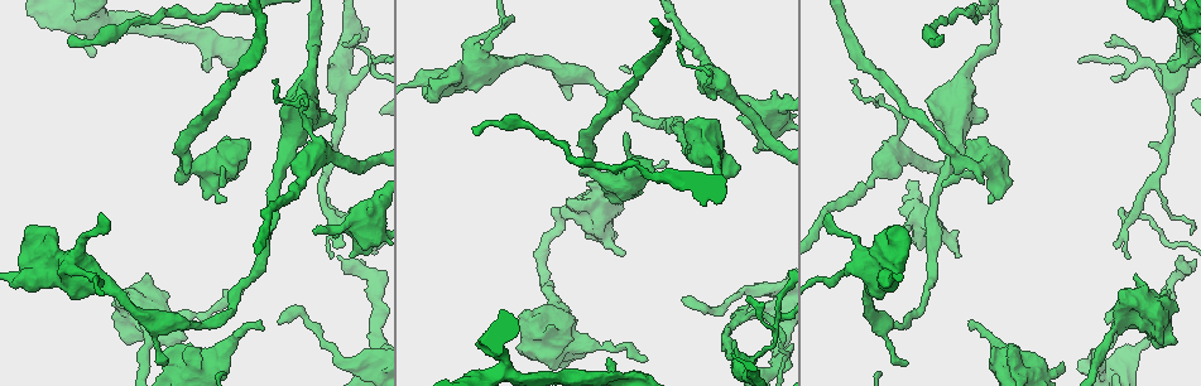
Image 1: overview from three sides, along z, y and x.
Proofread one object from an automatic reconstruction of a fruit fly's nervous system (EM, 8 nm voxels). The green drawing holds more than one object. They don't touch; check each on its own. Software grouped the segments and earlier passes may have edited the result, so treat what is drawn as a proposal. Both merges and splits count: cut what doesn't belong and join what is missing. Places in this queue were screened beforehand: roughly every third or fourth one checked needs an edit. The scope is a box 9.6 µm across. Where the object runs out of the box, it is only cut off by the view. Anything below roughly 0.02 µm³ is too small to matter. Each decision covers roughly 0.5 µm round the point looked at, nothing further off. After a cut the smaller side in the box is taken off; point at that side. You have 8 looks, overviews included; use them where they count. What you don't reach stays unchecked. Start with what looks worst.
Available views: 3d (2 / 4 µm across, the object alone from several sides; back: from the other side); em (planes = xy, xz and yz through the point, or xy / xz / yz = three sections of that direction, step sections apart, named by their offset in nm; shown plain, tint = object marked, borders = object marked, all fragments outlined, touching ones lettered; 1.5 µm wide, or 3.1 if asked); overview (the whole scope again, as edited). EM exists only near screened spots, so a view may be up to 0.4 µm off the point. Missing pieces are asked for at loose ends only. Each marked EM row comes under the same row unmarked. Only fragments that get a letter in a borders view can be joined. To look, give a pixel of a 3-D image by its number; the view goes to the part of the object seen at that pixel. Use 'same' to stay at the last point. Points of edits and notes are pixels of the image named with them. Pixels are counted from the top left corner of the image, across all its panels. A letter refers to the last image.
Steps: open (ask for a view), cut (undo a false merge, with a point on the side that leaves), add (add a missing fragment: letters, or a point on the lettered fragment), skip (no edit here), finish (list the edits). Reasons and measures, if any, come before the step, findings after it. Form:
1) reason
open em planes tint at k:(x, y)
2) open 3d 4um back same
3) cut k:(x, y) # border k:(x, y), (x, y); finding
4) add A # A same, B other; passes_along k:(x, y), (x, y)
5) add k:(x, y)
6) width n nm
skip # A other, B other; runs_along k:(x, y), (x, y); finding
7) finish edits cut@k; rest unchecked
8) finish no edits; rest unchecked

thin end
open em planes borders at 1:(314, 231)

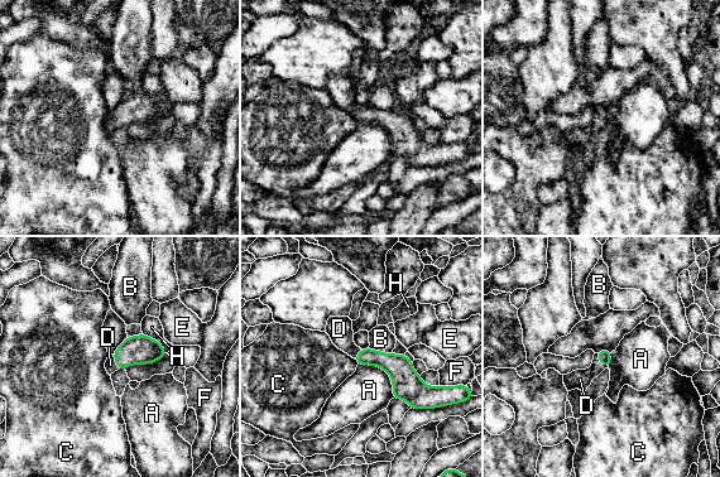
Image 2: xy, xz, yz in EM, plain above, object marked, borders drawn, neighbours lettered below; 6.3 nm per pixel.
add D # A other, B other, C other, D same, E other, F other, H other; passes_along 2:(604, 356), (599, 361), (580, 379); it goes on there

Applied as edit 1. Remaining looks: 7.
see it whole again
open overview

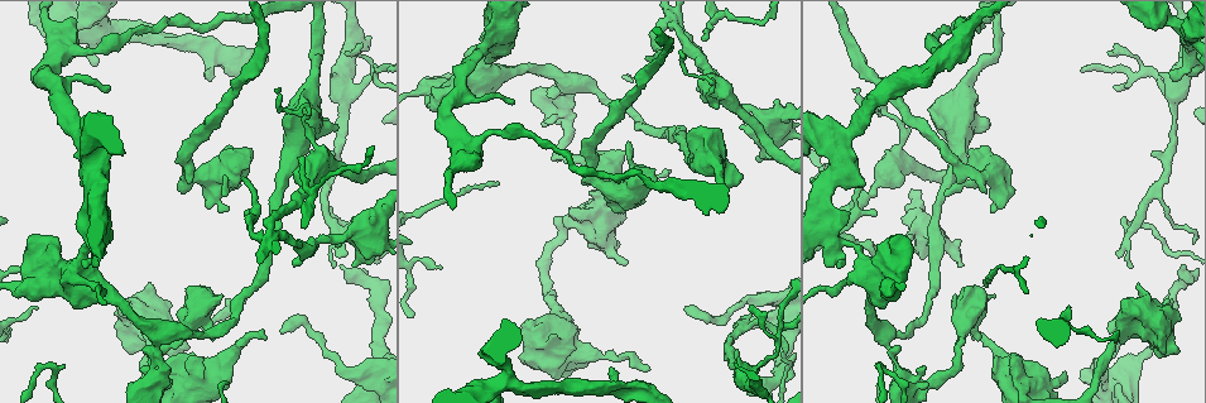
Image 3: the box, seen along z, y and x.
an open end
open em planes borders at 3:(245, 300)

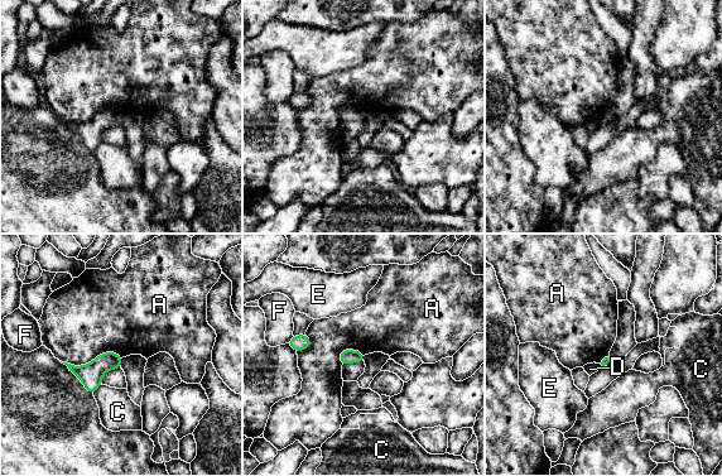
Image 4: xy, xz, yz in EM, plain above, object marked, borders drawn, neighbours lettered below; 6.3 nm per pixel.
skip # A other, C other, D other, E other, F other; border 4:(121, 356), (61, 361); none of them fits

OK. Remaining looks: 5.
free end
open 3d 2um back at 3:(756, 157)

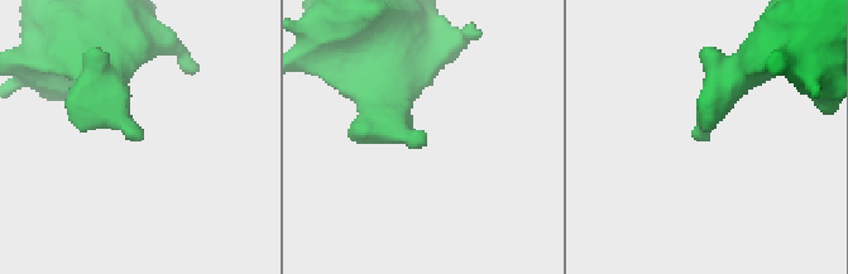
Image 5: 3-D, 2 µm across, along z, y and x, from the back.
open em yz step 8 tint at 5:(708, 138)

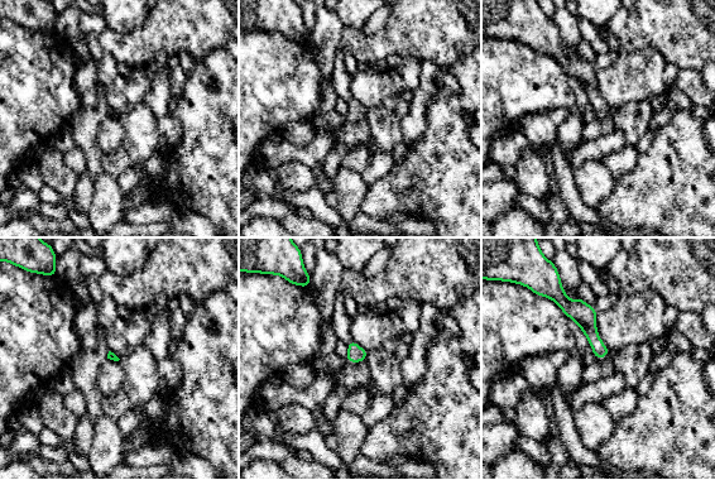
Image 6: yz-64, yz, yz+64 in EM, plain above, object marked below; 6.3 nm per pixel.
open em planes borders same

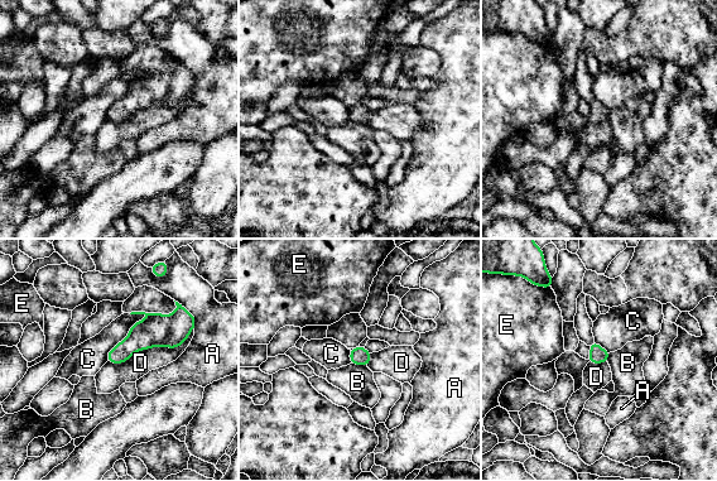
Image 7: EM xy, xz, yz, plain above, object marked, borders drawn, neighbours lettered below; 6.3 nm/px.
skip # A other, B other, C other, D other, E other; border 7:(193, 328), (176, 347), (107, 361); none of them fits

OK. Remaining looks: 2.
finish edits add@2; rest unchecked

